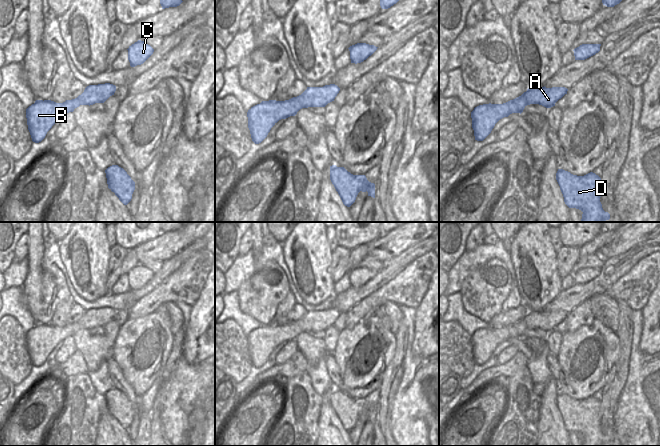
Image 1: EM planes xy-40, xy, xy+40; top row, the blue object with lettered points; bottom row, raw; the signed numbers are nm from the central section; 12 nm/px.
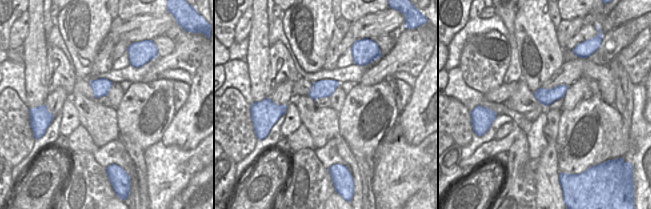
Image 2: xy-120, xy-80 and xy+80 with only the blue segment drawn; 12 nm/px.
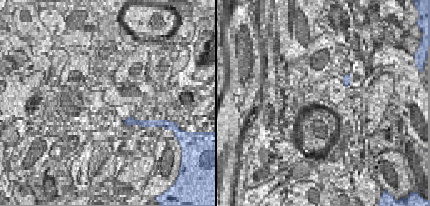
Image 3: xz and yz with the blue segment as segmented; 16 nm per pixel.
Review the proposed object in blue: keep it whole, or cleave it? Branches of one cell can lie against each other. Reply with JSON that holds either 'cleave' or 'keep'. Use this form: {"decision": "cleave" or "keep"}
{"decision": "keep"}

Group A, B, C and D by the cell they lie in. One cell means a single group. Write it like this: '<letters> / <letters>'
A B C D

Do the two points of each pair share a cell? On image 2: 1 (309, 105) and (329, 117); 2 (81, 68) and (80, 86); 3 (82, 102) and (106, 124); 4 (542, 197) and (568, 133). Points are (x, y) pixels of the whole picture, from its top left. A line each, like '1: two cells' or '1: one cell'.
1: one cell
2: two cells
3: one cell
4: two cells

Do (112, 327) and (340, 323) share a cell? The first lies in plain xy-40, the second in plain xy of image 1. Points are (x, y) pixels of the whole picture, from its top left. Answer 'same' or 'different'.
different

